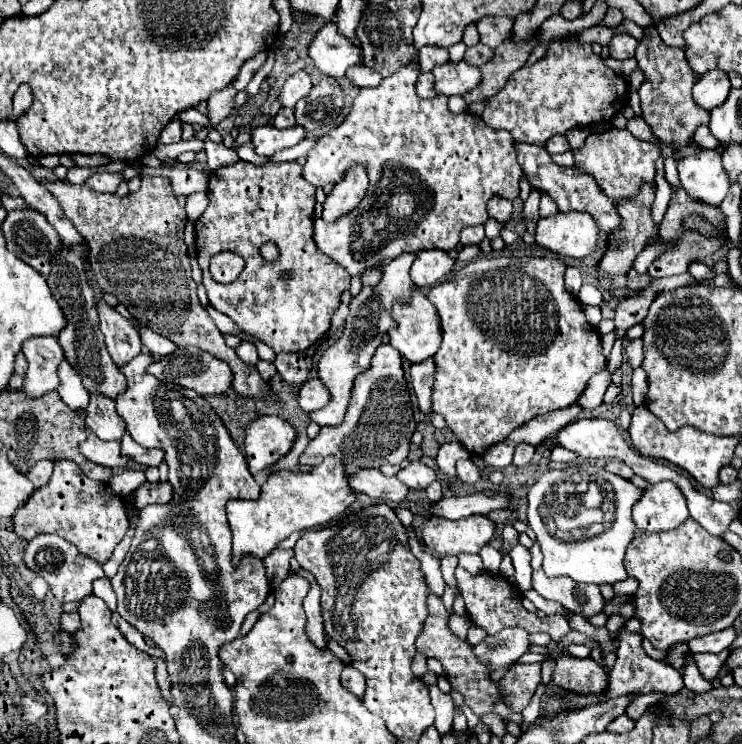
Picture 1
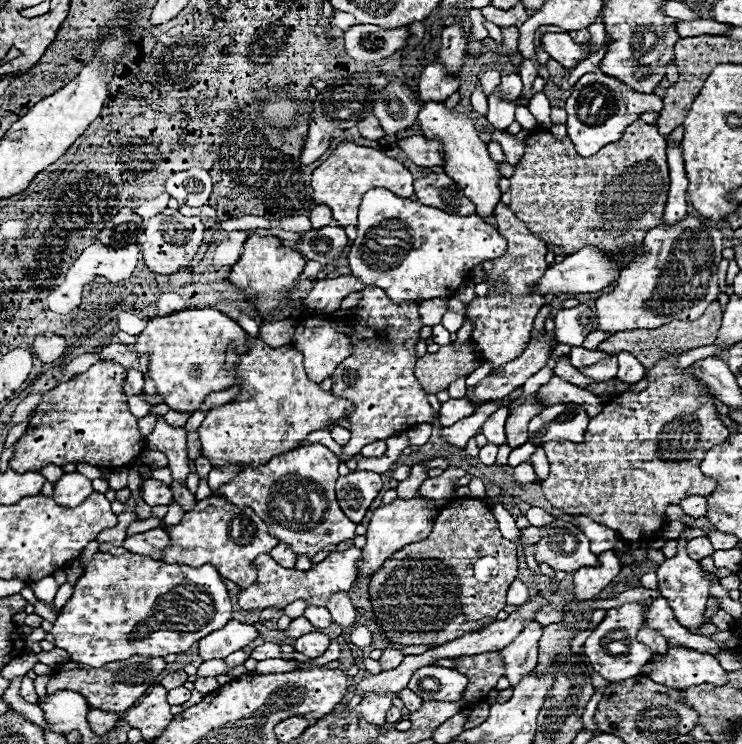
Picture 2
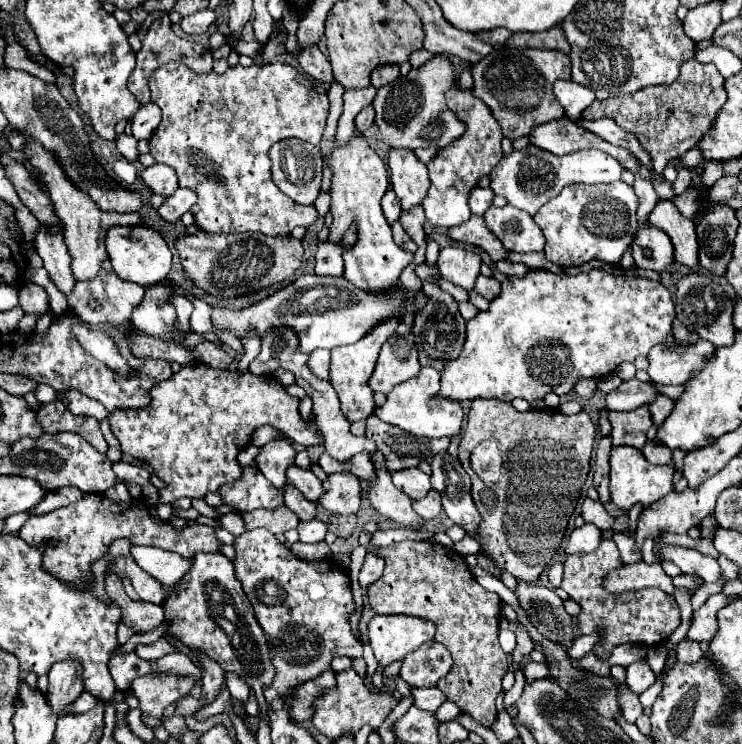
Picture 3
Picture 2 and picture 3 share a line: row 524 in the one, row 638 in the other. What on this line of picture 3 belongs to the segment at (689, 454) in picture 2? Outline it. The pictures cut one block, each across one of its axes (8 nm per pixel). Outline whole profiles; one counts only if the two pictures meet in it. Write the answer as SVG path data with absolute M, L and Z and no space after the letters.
M606 538L602 540L598 552L586 556L568 556L564 562L564 576L560 588L582 606L582 612L578 616L580 632L592 634L598 628L604 630L600 644L594 648L594 654L598 654L600 658L608 658L614 646L626 642L646 646L660 644L670 636L670 632L674 632L680 626L680 610L676 602L664 592L658 592L658 588L644 588L638 592L626 592L618 596L606 592L606 588L602 588L602 576L606 576L606 572L610 568L616 568L618 564L622 564L620 552L616 544Z

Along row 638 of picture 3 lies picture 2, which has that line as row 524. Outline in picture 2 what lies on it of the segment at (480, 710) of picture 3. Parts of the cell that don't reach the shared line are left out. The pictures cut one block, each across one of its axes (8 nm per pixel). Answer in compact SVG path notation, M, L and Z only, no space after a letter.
M454 498L450 500L450 504L440 512L438 516L438 522L434 526L434 530L430 532L428 538L416 542L416 544L408 544L404 548L400 548L398 552L392 554L390 560L384 562L384 566L374 574L370 576L370 598L372 598L372 606L376 608L374 614L378 618L378 624L382 626L382 632L388 636L390 642L394 644L402 644L402 646L416 646L416 644L428 644L430 648L436 648L440 644L446 644L450 640L456 640L468 632L476 632L488 624L492 624L496 620L496 614L504 608L506 604L506 592L508 592L508 586L512 584L512 580L516 578L518 574L518 546L506 538L502 538L500 530L498 530L498 522L492 514L492 510L482 502L482 500L476 500L476 498Z

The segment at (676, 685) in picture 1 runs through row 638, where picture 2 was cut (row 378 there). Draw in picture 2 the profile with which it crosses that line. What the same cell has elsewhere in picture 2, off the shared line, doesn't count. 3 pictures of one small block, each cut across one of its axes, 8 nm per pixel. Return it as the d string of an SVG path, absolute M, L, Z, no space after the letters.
M620 352L618 354L618 364L620 364L620 370L618 370L618 380L622 382L628 382L628 384L636 384L638 380L644 378L644 366L628 352Z

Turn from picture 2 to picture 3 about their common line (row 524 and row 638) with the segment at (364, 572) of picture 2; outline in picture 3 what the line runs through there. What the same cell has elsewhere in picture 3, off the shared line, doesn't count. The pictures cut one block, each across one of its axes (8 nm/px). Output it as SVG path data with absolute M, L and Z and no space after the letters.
M374 616L368 624L368 640L380 666L404 660L424 642L434 638L434 624L408 616Z

